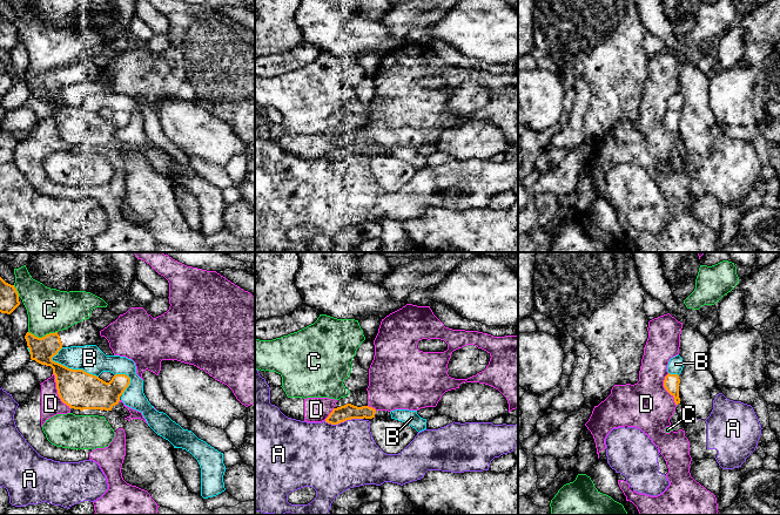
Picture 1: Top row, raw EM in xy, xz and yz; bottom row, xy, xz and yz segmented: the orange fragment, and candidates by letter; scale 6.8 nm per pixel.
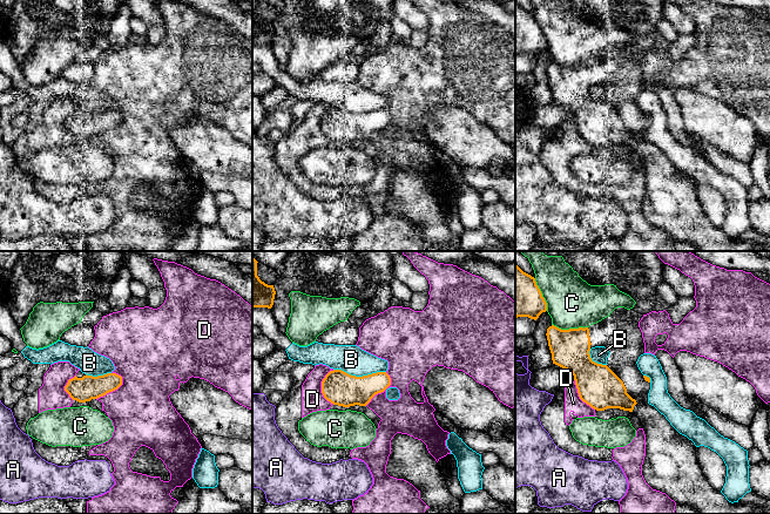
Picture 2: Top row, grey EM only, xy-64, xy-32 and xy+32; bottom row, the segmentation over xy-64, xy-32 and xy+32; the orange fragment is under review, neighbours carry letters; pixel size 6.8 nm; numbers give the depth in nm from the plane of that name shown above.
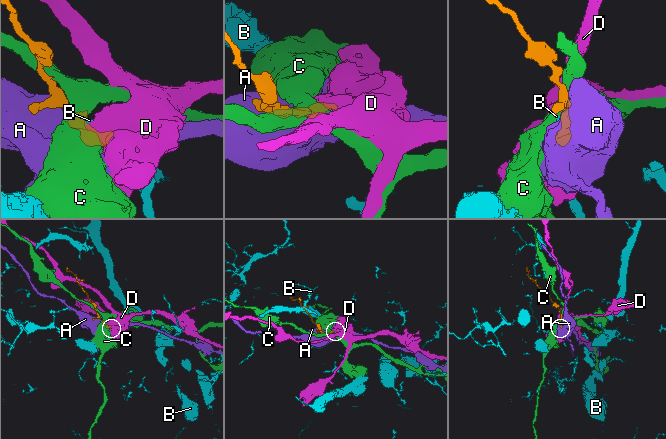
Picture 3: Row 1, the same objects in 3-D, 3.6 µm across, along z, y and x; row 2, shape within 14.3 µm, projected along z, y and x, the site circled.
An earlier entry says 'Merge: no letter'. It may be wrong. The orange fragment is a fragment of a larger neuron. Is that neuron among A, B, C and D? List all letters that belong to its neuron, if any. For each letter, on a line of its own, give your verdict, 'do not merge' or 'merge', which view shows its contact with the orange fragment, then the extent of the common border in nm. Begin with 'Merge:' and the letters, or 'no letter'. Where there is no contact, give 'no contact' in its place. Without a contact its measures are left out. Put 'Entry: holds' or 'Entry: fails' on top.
Entry: holds
Merge: no letter
A: do not merge; contact in xz; length 260 nm
B: do not merge; contact in xy; length 360 nm
C: do not merge; contact in xy; length 200 nm
D: do not merge; contact in xy; length 280 nm

